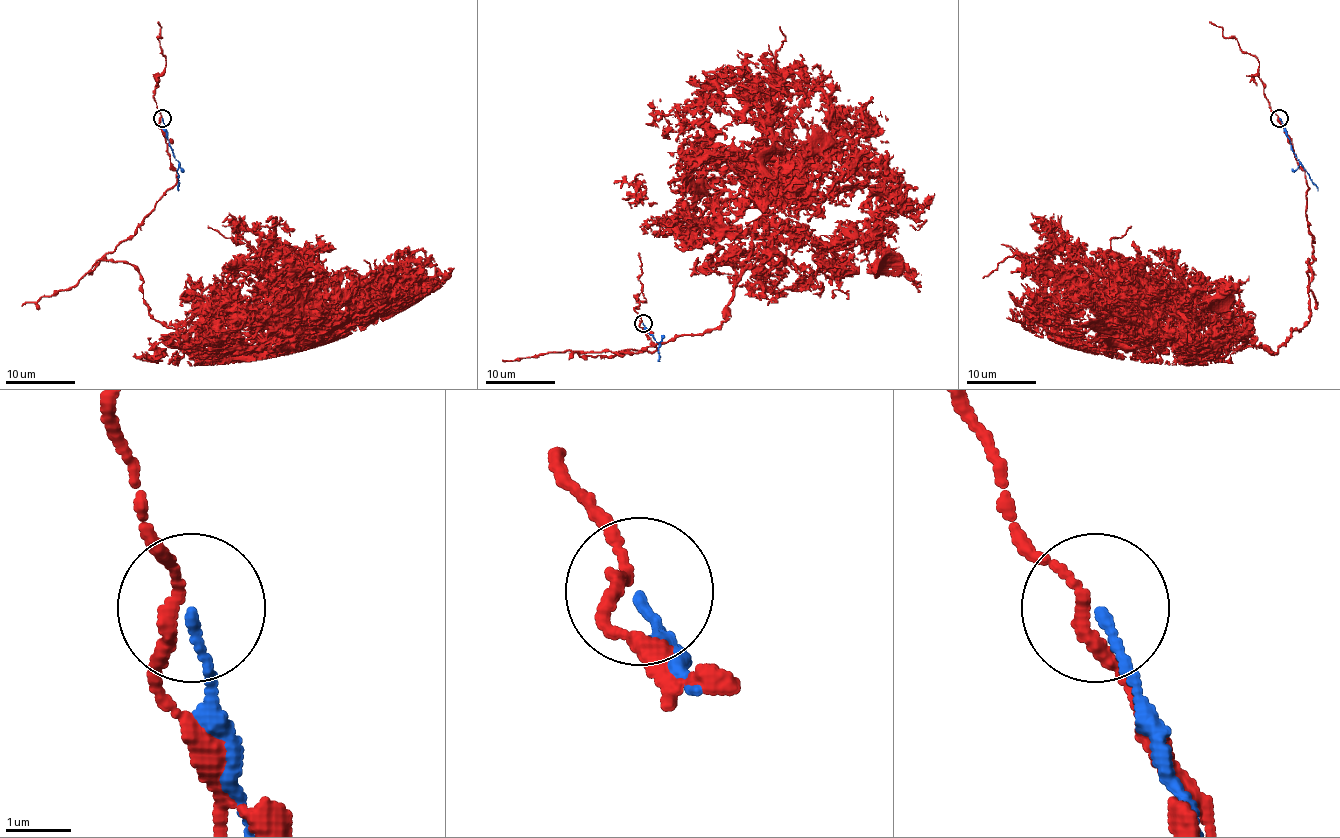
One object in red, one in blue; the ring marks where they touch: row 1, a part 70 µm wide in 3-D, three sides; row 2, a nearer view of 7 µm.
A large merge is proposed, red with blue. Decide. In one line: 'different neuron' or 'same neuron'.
different neuron

